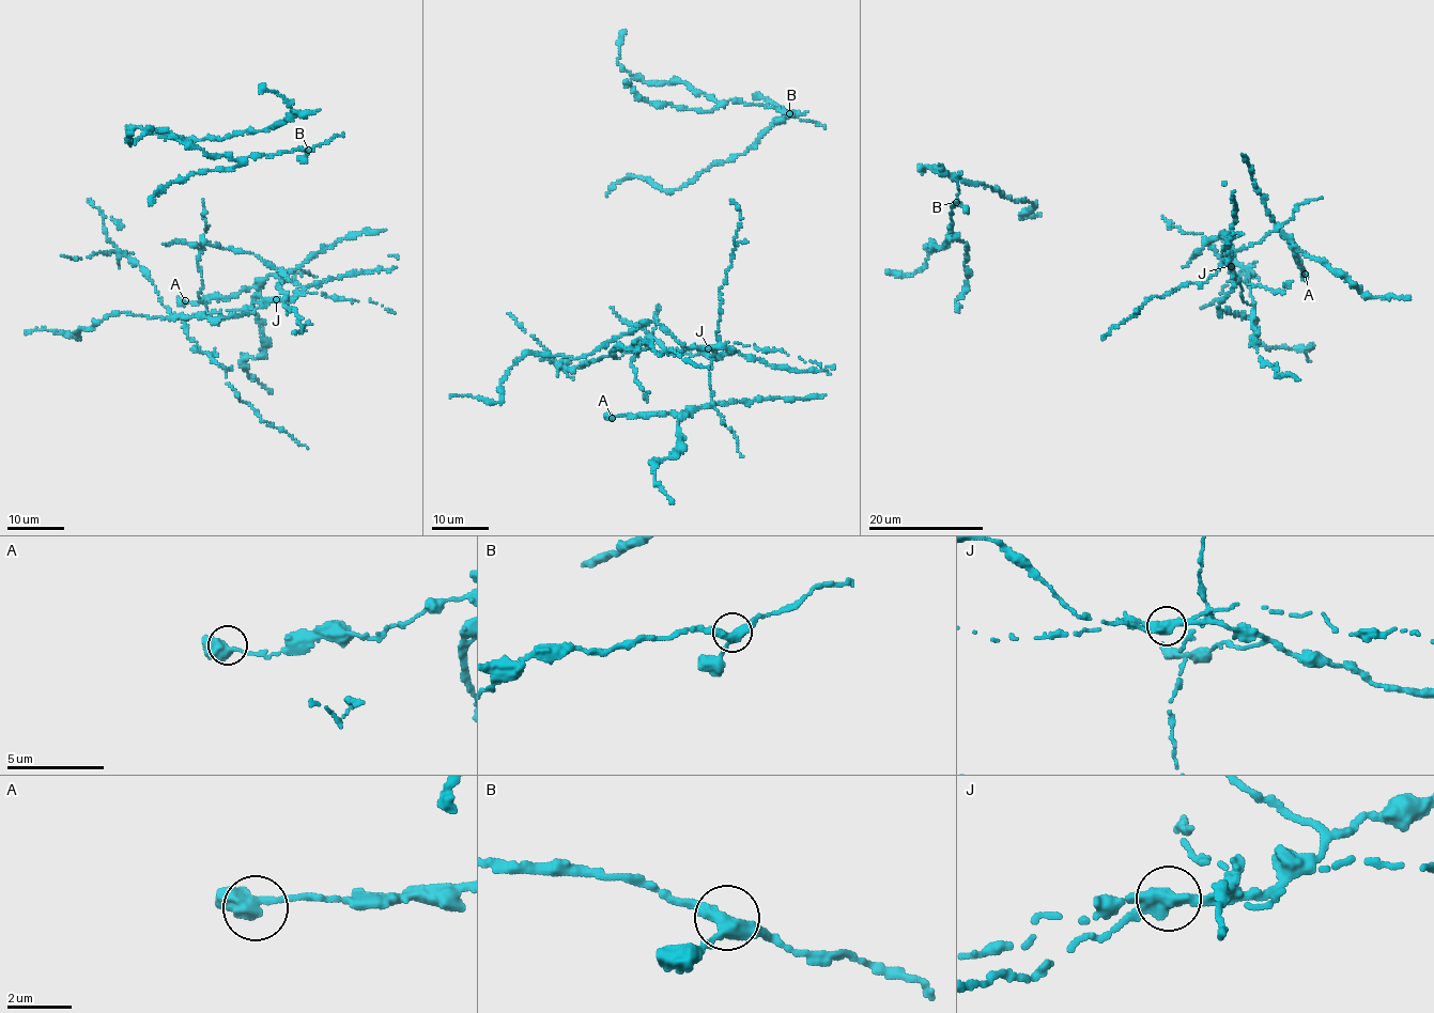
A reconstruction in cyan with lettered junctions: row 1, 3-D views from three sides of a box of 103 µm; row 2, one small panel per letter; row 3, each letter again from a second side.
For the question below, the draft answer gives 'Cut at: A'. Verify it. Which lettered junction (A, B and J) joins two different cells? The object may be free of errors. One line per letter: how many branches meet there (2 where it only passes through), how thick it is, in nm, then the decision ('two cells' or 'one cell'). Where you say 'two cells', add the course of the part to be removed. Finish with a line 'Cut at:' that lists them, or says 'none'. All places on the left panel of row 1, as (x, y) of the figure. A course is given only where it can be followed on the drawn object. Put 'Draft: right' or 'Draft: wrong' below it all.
A: branches 3; calibre 400 nm; one cell
B: branches 3; calibre 360 nm; one cell
J: branches 3; calibre 400 nm; two cells; course (276, 299), (191, 316), (184, 329), (264, 423), (307, 449)
Cut at: J
Draft: wrong

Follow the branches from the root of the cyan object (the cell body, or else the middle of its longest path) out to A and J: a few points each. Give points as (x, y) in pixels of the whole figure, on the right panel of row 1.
A: (1192, 283), (1202, 284), (1235, 251), (1262, 240), (1279, 226), (1292, 242), (1305, 274)
J: (1192, 283), (1202, 284), (1224, 263), (1231, 265)

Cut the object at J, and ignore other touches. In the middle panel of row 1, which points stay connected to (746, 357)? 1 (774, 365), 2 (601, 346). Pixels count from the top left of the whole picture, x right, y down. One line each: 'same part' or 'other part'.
1: same part
2: same part

